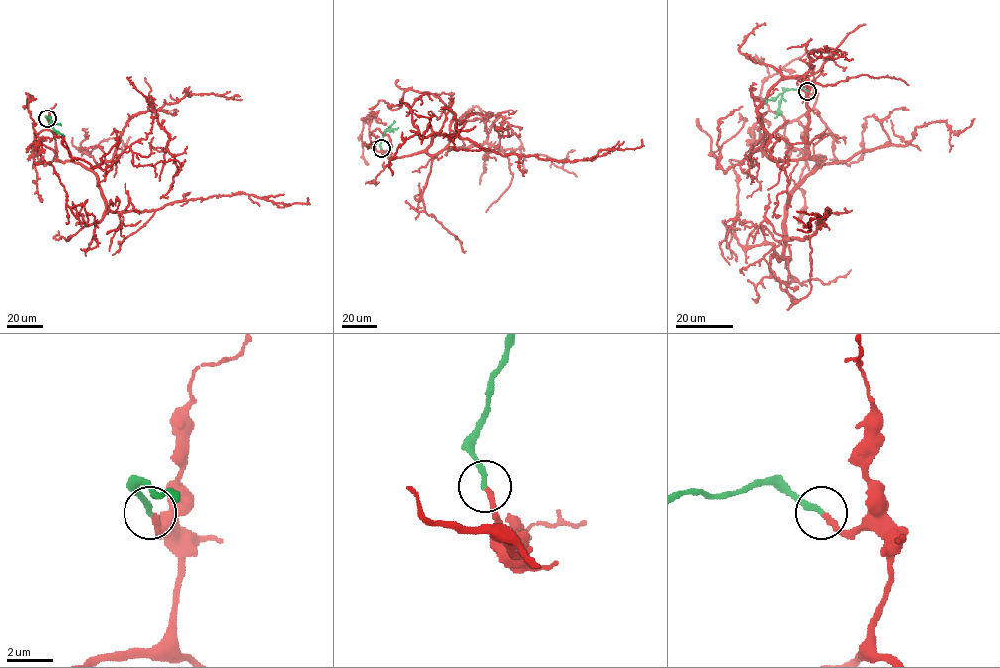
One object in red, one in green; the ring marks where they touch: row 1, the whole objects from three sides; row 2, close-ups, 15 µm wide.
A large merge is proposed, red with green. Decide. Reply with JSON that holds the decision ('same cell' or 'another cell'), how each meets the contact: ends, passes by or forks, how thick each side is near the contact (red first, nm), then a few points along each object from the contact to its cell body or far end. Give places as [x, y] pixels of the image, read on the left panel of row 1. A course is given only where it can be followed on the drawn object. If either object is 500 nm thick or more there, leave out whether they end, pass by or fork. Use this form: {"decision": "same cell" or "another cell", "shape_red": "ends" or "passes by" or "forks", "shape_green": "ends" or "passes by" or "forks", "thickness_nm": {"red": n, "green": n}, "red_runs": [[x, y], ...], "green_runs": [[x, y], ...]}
{"decision": "same cell", "shape_red": "ends", "shape_green": "ends", "thickness_nm": {"red": 240, "green": 280}, "red_runs": [[46, 119], [35, 139], [55, 160], [89, 168], [114, 212], [236, 194], [286, 204], [307, 197]], "green_runs": [[46, 118], [55, 131], [64, 136]]}

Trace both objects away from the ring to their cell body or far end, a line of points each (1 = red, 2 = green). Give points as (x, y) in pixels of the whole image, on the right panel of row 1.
1: (808, 92), (813, 108), (776, 132), (824, 157), (791, 194), (785, 239), (828, 213), (810, 227), (793, 216)
2: (808, 91), (801, 87), (787, 89), (774, 118)

